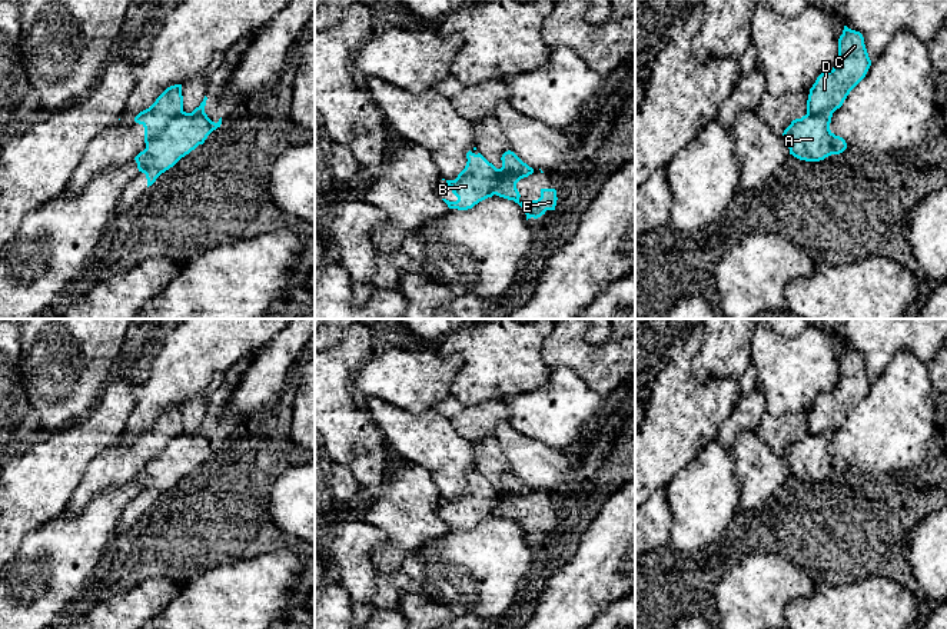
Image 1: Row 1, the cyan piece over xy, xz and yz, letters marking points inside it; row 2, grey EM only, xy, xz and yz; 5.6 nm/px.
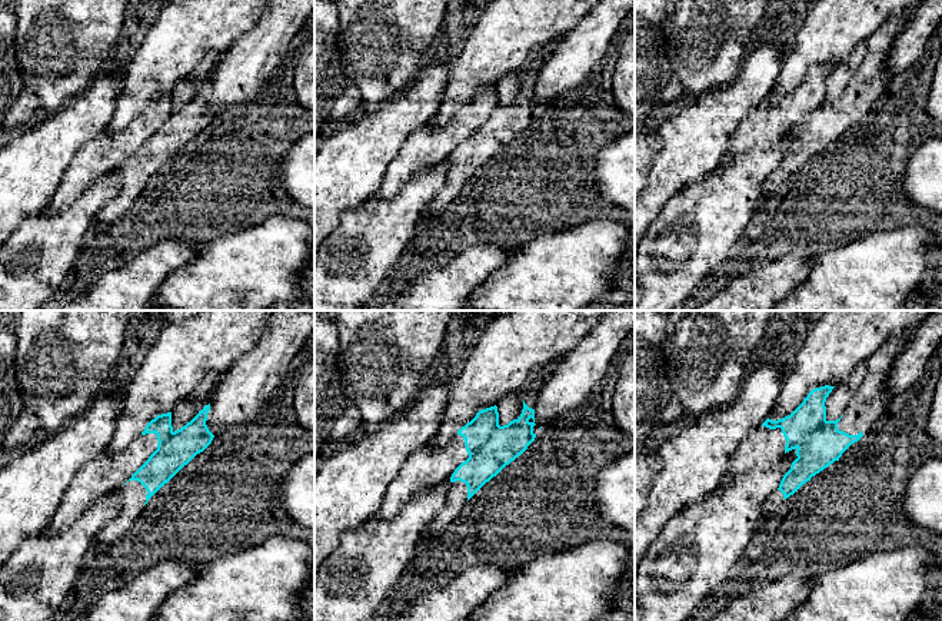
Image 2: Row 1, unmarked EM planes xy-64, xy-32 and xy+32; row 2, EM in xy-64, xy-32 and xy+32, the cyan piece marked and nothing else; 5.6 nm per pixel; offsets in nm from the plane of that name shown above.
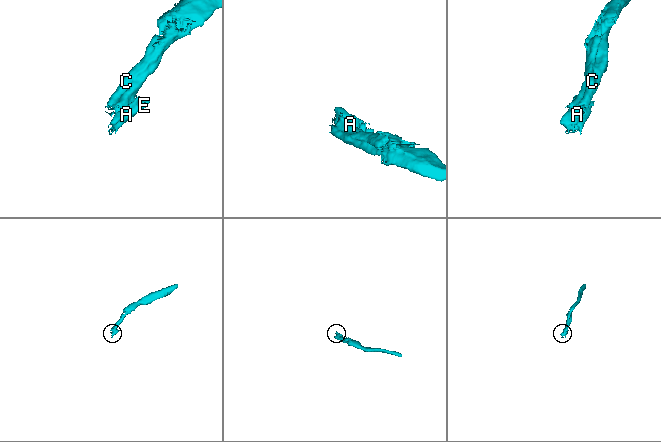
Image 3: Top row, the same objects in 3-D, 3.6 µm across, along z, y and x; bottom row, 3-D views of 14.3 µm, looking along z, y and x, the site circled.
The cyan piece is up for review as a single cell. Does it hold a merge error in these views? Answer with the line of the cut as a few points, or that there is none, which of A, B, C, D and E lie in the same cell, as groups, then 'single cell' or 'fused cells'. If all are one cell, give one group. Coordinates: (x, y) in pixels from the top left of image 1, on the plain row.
cut in xy along (183, 432), (178, 433), (146, 468); A E / B C D; fused cells

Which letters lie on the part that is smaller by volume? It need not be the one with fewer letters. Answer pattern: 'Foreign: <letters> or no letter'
Foreign: A, E

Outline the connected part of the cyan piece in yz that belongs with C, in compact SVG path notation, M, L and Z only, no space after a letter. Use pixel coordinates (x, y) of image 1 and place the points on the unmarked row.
M844 346L838 359L837 383L830 392L821 393L810 409L807 433L821 435L840 429L870 386L863 355Z

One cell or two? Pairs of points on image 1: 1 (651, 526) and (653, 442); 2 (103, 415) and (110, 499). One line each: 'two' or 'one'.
1: two
2: two

